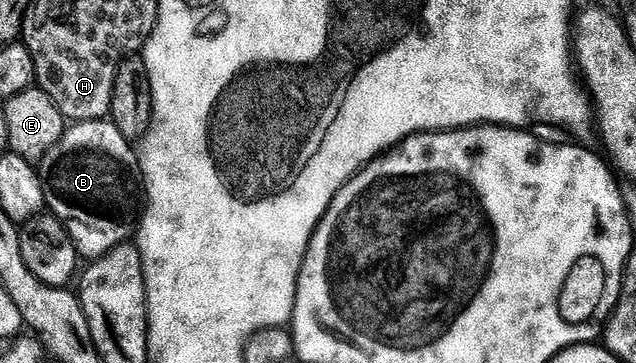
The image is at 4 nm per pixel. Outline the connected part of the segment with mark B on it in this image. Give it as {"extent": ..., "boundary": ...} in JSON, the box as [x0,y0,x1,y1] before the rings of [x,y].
{"extent":[36,119,140,257],"boundary":[[[109,119],[71,123],[56,146],[52,146],[52,150],[48,150],[48,154],[37,161],[36,171],[40,178],[40,190],[44,190],[46,208],[66,225],[66,232],[74,239],[79,257],[103,256],[117,244],[125,244],[135,235],[140,204],[134,201],[134,192],[126,184],[132,183],[134,176],[136,180],[139,175],[140,156],[135,145],[126,140],[124,134]]]}

